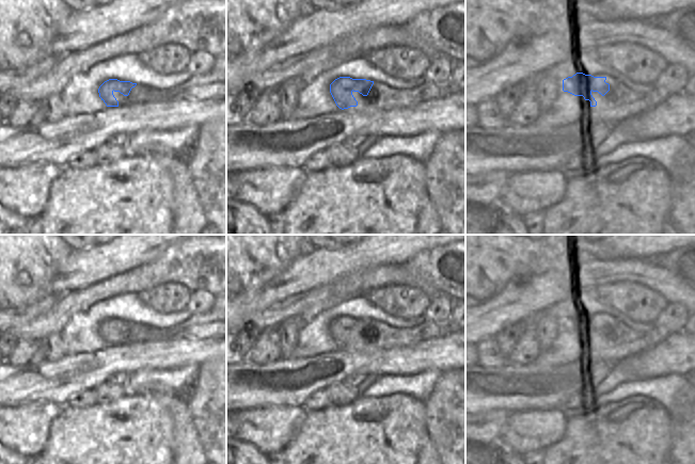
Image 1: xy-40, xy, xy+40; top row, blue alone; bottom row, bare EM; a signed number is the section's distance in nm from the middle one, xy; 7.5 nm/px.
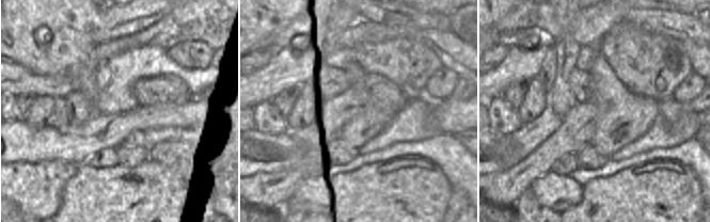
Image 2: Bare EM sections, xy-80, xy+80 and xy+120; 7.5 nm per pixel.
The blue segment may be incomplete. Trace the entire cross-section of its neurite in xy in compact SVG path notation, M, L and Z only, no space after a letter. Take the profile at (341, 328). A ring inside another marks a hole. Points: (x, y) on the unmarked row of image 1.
M339 316L330 323L330 332L336 345L344 349L358 345L358 340L352 334L353 331L359 331L363 335L367 335L373 323L374 320L366 318Z

